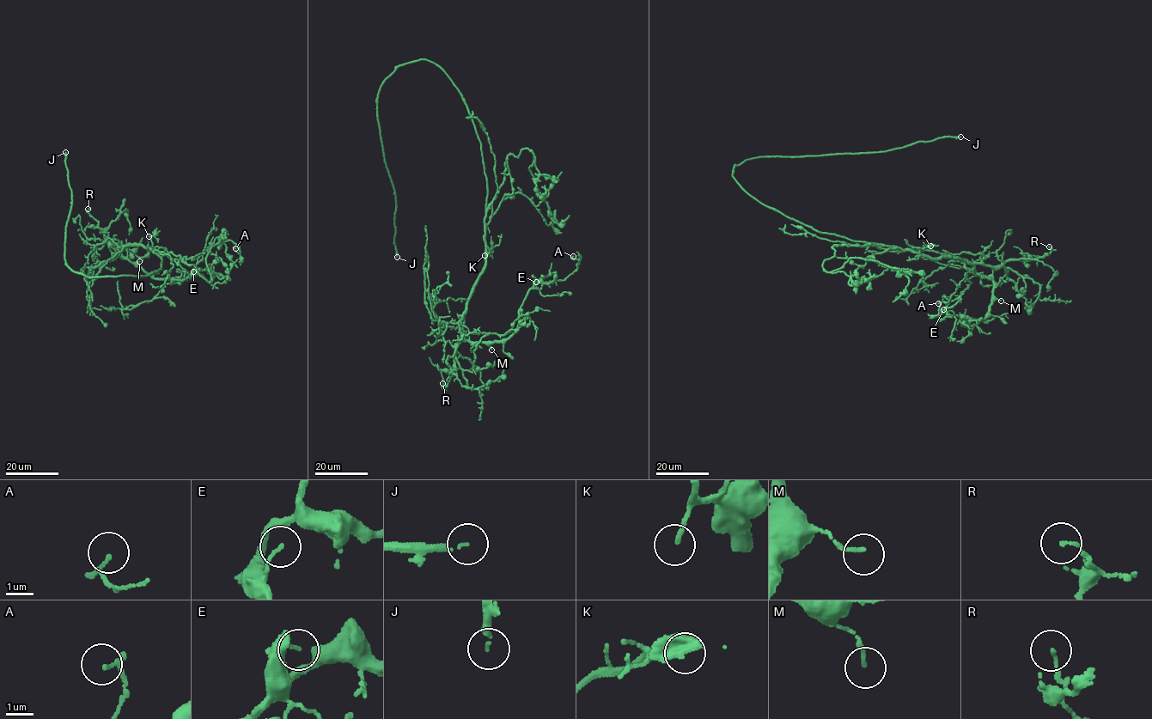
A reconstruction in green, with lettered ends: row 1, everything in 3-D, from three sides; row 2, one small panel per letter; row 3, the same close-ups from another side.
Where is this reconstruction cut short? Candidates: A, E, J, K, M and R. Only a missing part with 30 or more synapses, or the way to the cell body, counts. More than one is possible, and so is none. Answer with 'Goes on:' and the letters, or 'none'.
Goes on: J

